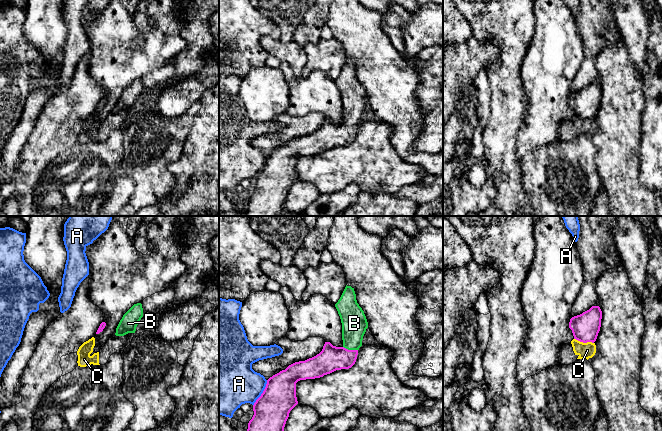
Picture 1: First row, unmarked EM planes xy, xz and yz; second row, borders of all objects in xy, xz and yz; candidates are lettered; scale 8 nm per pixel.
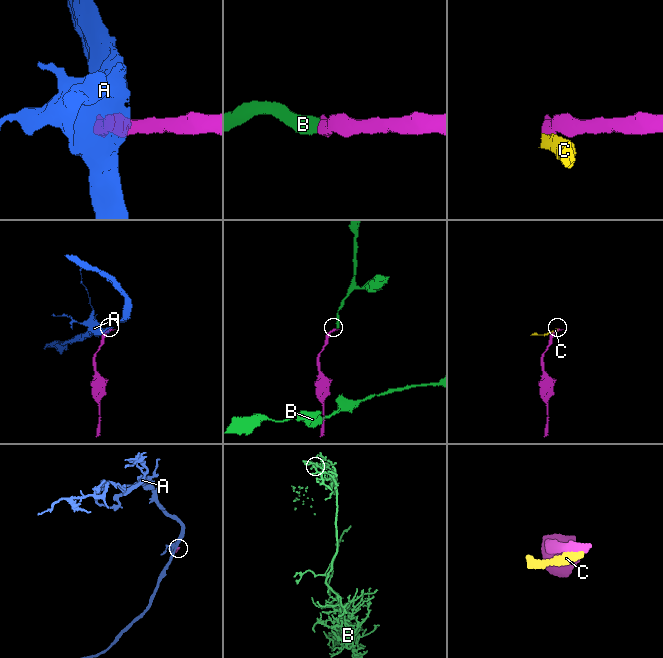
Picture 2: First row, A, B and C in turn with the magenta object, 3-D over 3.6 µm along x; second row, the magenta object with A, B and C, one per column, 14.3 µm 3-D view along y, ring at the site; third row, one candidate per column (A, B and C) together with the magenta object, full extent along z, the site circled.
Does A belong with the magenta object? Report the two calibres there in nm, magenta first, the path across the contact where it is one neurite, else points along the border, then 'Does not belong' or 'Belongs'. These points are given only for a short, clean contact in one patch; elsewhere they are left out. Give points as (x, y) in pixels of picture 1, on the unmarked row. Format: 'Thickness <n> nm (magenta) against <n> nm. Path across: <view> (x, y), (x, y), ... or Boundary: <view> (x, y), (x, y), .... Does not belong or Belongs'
Thickness 280 nm (magenta) against 380 nm. Boundary: xz (267, 156), (263, 168), (253, 181). Does not belong

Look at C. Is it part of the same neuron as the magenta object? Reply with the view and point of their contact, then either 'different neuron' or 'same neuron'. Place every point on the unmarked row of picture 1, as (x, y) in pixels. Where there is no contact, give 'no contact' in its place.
meets magenta in yz at (584, 118); different neuron

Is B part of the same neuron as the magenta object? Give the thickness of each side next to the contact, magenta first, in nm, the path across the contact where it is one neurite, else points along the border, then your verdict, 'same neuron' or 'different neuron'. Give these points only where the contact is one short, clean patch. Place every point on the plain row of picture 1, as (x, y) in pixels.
200 nm thick on the magenta side, 200 nm on the other; runs through xz (331, 134), (342, 134), (350, 126), (354, 99); same neuron

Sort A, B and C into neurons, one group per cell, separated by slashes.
A / B / C

